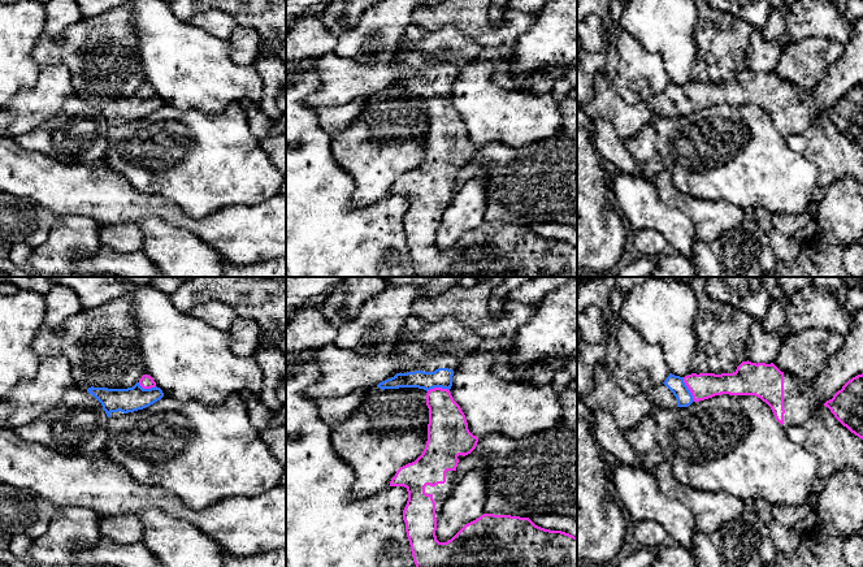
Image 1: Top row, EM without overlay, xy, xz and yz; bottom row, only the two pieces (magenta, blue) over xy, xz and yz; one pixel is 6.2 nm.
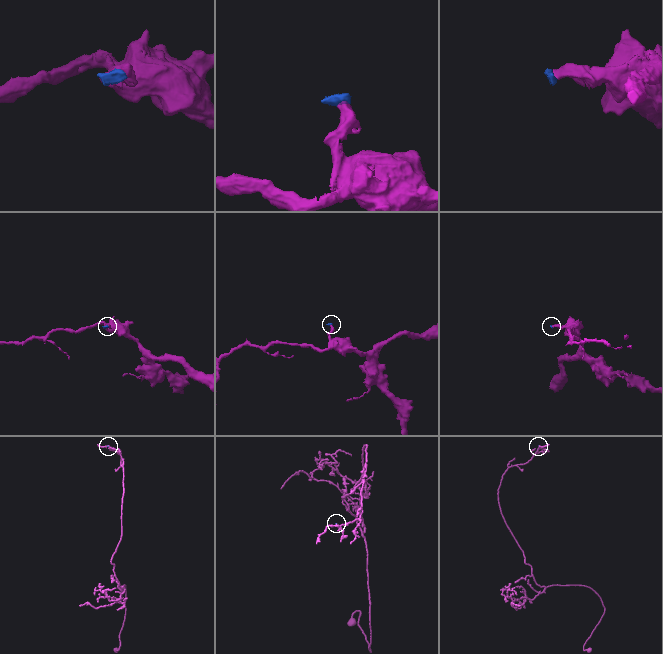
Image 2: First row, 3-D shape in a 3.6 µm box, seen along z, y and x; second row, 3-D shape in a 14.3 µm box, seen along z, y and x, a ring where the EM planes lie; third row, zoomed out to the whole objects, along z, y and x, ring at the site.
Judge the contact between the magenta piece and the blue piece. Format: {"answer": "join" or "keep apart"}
{"answer": "join"}

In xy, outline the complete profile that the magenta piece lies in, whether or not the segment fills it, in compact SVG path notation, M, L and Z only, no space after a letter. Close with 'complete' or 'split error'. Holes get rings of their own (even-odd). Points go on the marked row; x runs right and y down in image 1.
M143 375L133 388L108 389L91 386L87 393L101 403L108 417L143 410L164 397L162 390L156 386L156 382L148 375Z; split error

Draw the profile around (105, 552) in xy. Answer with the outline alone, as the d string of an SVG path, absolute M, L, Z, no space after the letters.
M107 537L94 545L77 547L73 567L162 567L157 557L143 544L118 544Z

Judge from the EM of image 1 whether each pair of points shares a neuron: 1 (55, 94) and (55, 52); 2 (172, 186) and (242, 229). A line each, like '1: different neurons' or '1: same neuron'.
1: different neurons
2: different neurons

